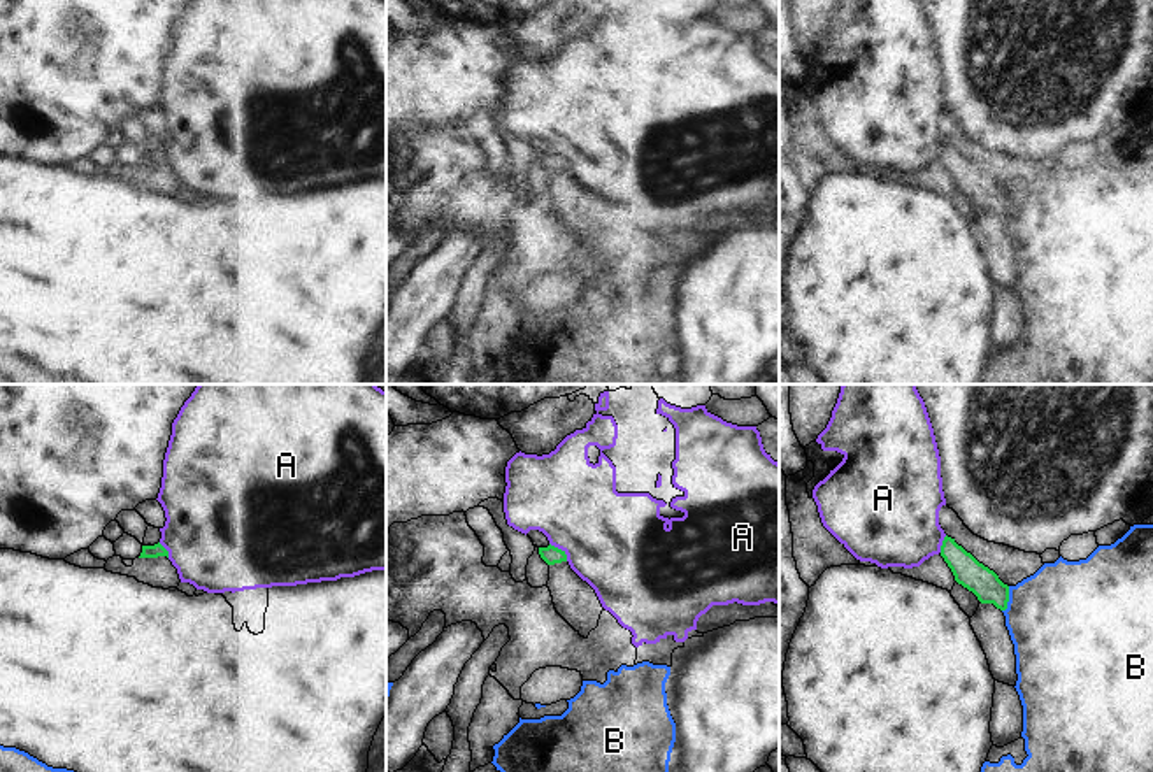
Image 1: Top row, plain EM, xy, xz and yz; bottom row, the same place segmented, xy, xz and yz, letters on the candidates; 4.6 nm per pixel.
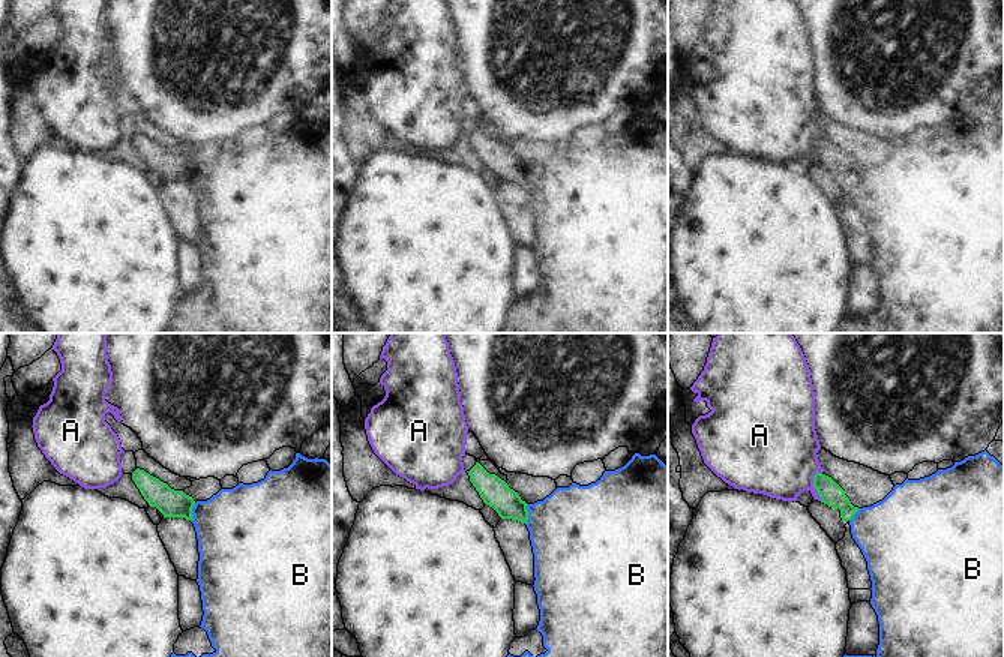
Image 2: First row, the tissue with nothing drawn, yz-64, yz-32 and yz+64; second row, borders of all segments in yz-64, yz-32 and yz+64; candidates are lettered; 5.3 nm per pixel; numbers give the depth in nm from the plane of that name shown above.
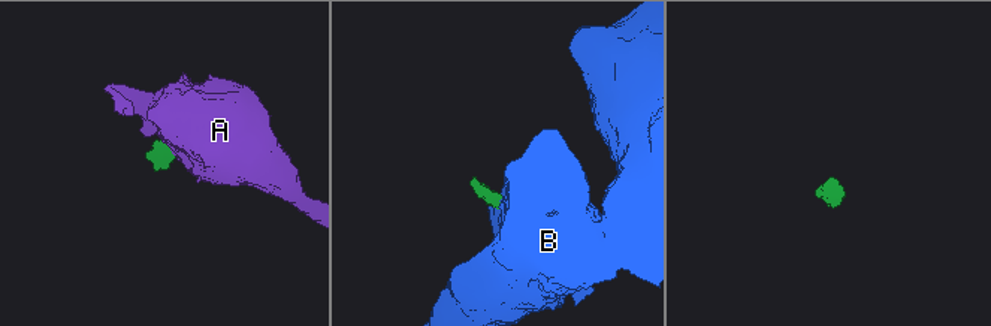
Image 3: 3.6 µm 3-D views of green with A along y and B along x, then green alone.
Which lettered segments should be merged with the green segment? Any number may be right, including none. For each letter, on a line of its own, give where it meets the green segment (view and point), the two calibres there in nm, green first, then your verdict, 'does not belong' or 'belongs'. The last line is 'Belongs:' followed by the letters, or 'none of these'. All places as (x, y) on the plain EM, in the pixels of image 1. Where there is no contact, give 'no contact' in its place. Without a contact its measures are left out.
A: meets green in xz at (560, 157); 90 nm thick on the green side, 440 nm on the other; does not belong
B: meets green in yz at (1008, 206); 140 nm thick on the green side, 460 nm on the other; does not belong
Belongs: none of these

